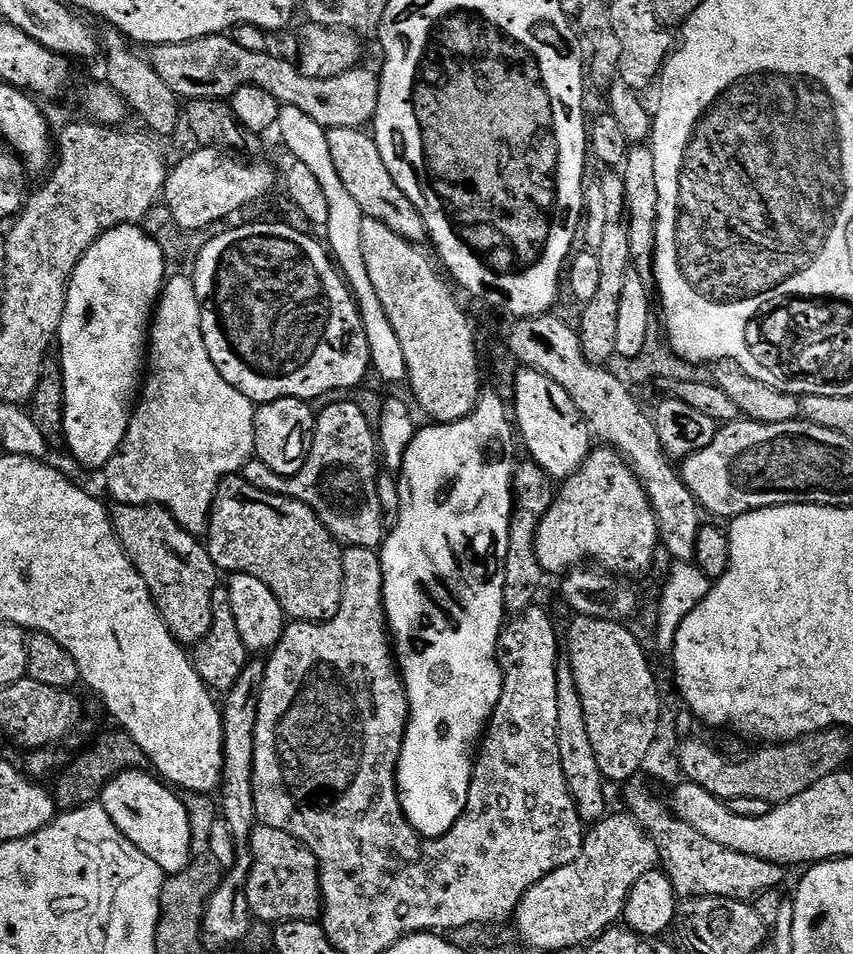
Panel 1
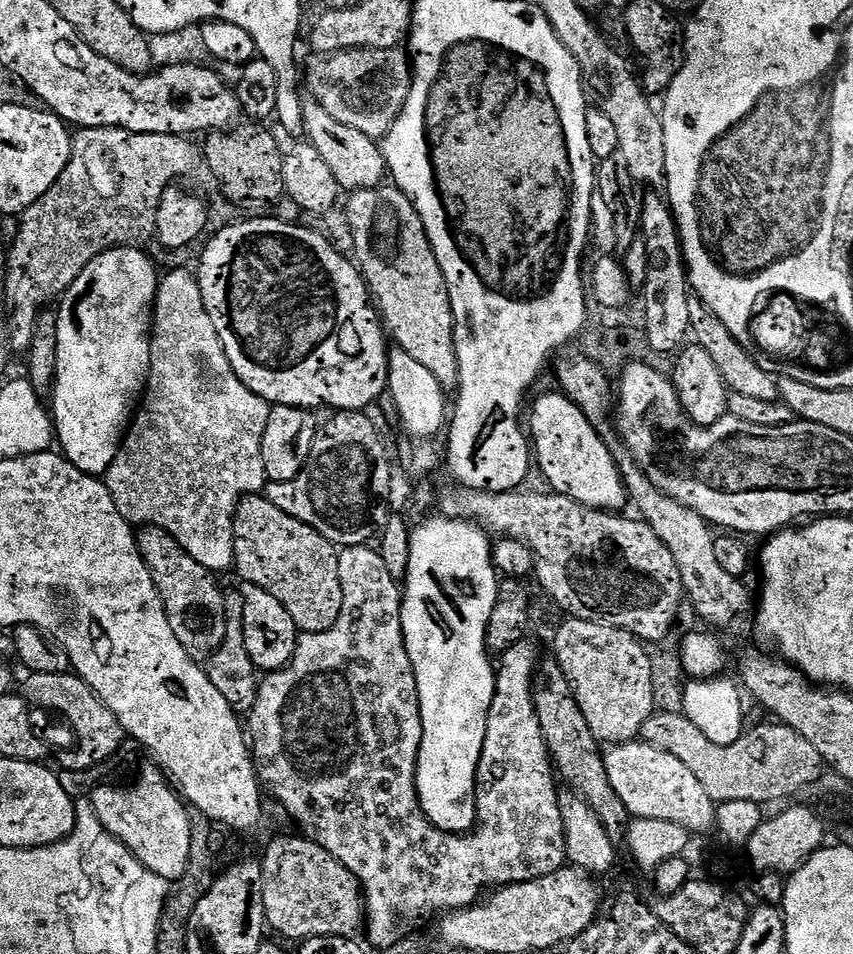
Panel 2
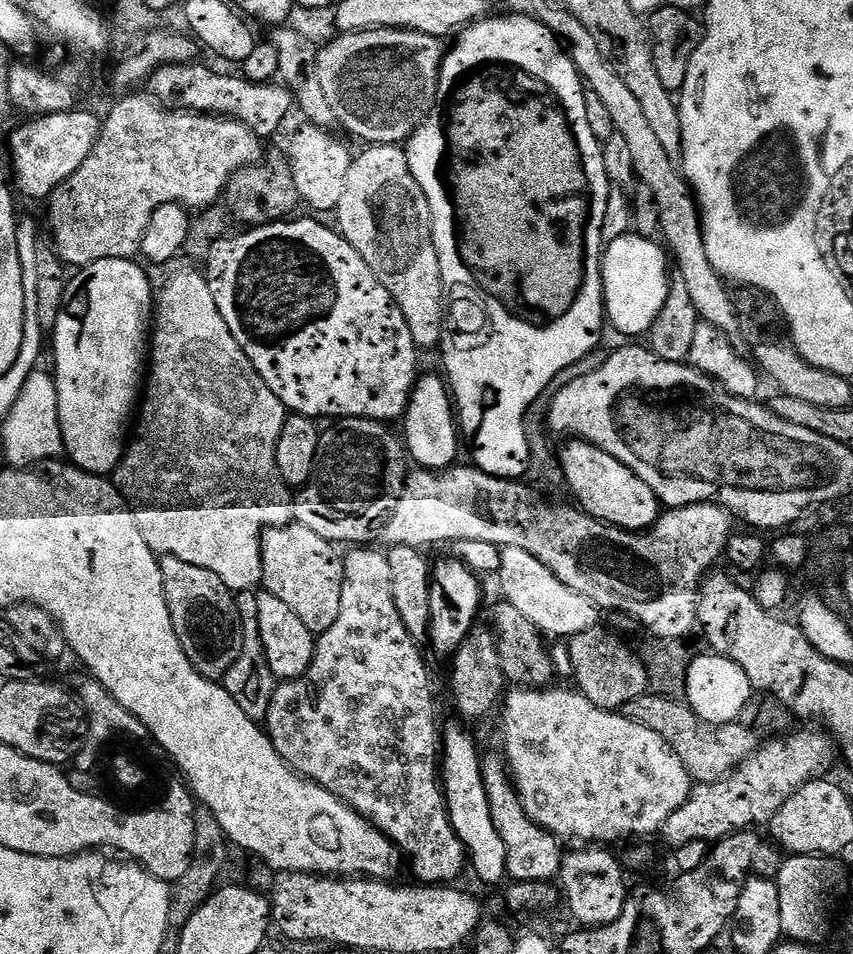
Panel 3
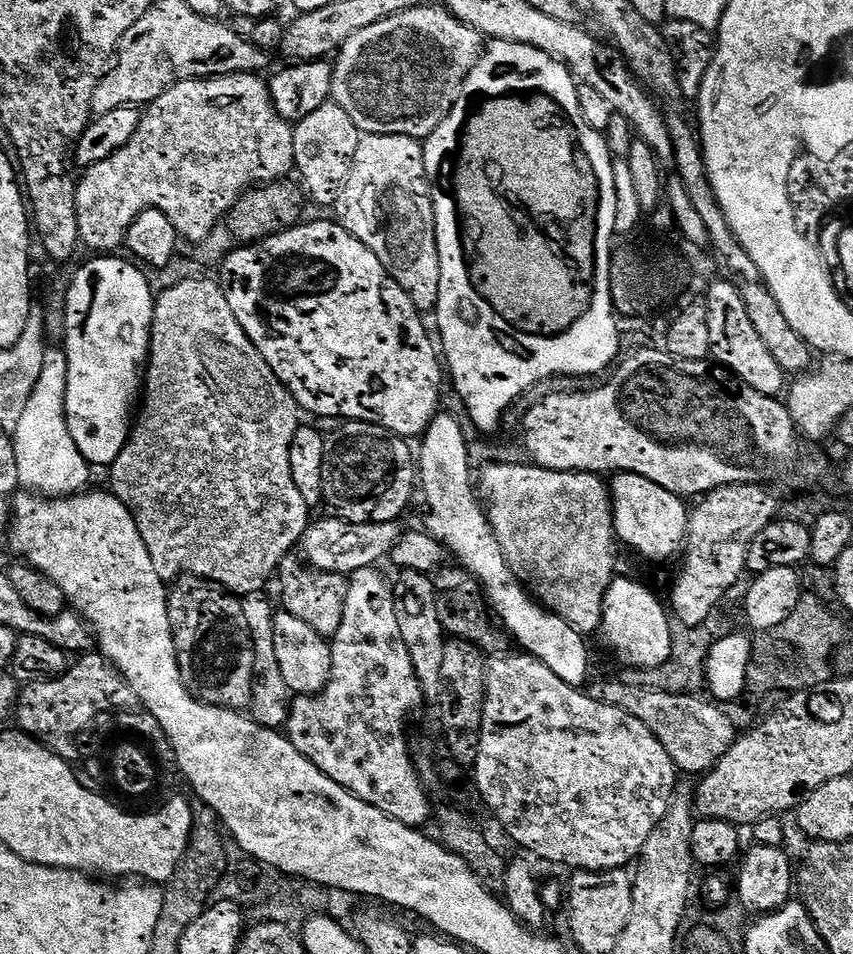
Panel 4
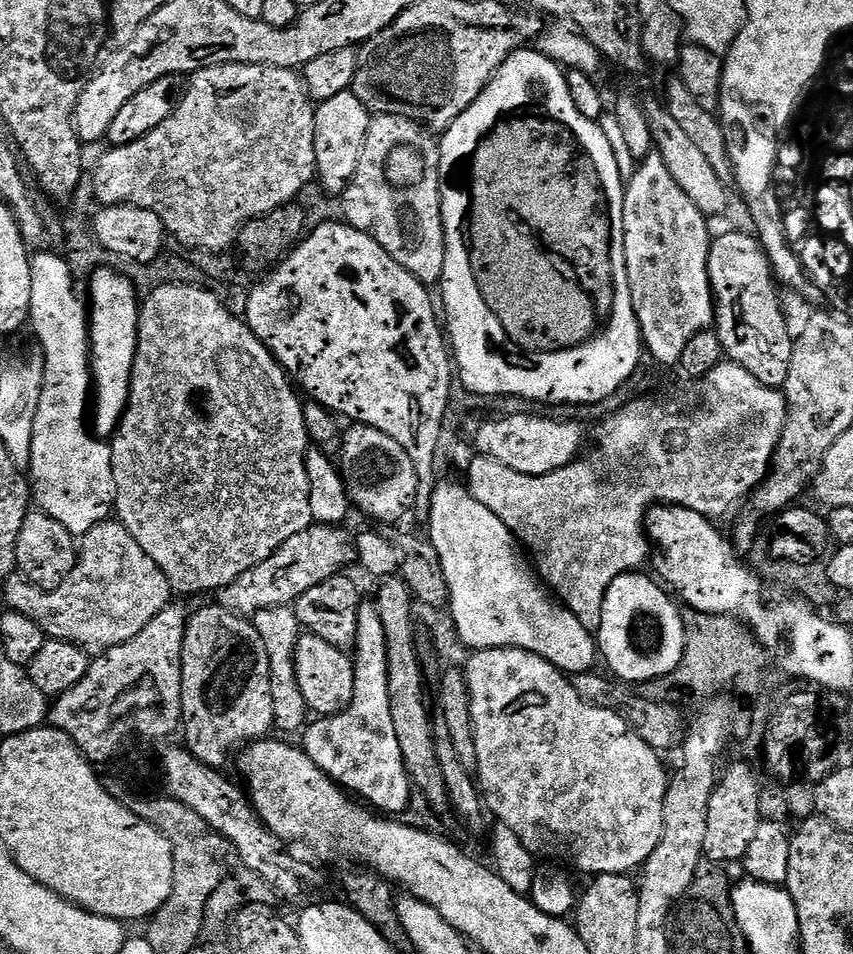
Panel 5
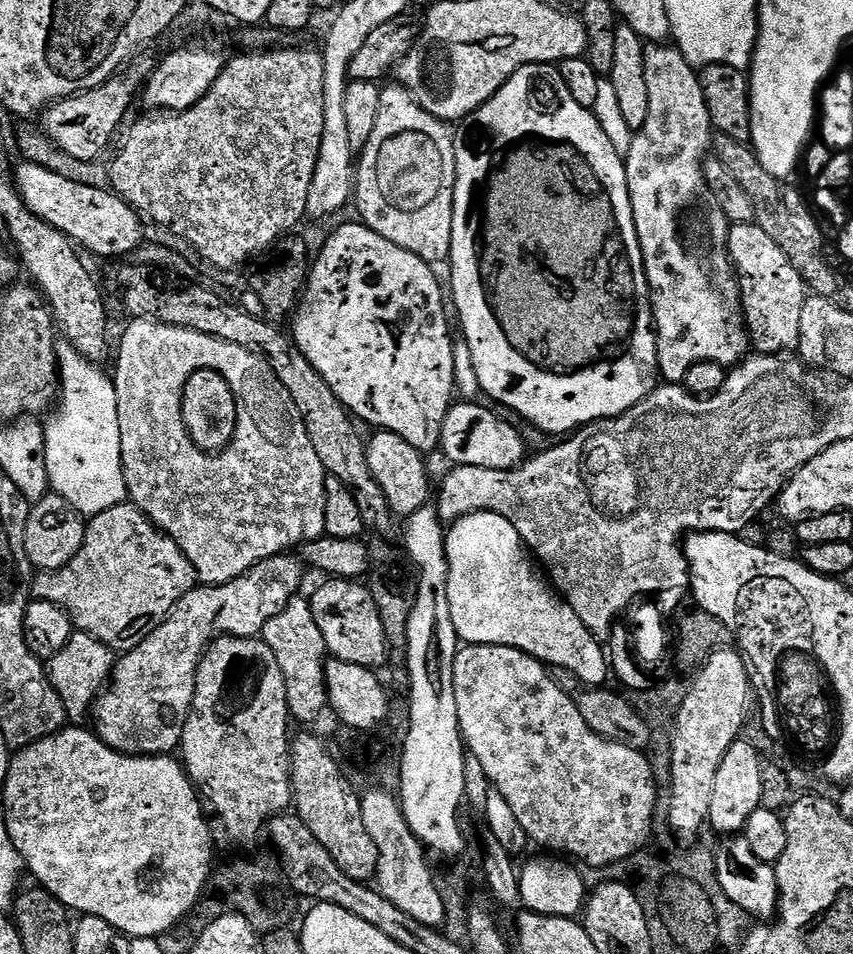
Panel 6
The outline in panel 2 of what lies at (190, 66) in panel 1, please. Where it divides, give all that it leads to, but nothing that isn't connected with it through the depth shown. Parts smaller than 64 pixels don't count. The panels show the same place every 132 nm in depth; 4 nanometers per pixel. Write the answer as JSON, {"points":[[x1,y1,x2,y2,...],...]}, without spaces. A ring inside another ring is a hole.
{"points":[[403,47,398,48,355,48,345,52,335,52,327,58,317,59,317,64,306,68,306,88,309,88,311,99,326,106,327,112,346,126,362,130,371,140,383,141,388,131,394,126,398,114,408,97,408,85,412,75,412,62,409,53]]}

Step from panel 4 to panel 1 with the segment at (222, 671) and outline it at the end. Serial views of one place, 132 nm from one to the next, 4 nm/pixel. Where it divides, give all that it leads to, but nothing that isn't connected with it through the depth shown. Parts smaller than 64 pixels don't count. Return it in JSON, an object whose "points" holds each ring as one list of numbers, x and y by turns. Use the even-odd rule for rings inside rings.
{"points":[[116,504,110,515,120,545,138,574,142,574,172,637,185,646,199,644,210,630,212,595,218,586,218,569,207,547,197,537,182,530,172,515,156,504]]}

